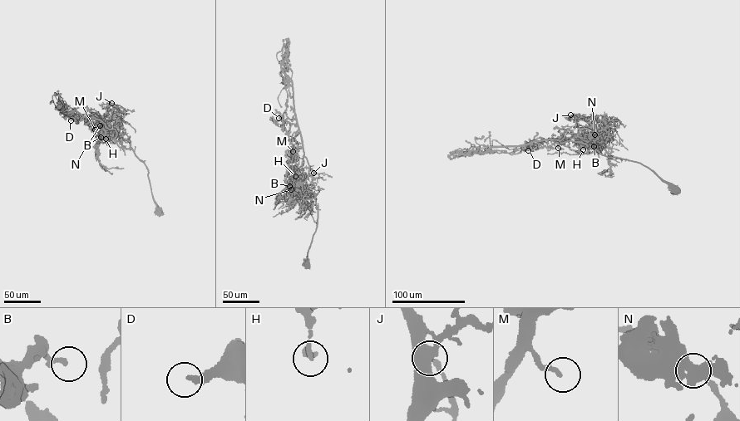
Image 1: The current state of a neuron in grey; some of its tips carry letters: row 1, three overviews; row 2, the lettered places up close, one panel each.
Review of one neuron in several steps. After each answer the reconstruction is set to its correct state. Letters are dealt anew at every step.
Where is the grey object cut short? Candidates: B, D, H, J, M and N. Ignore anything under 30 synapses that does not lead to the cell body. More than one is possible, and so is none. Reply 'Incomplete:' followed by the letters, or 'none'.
Incomplete: D

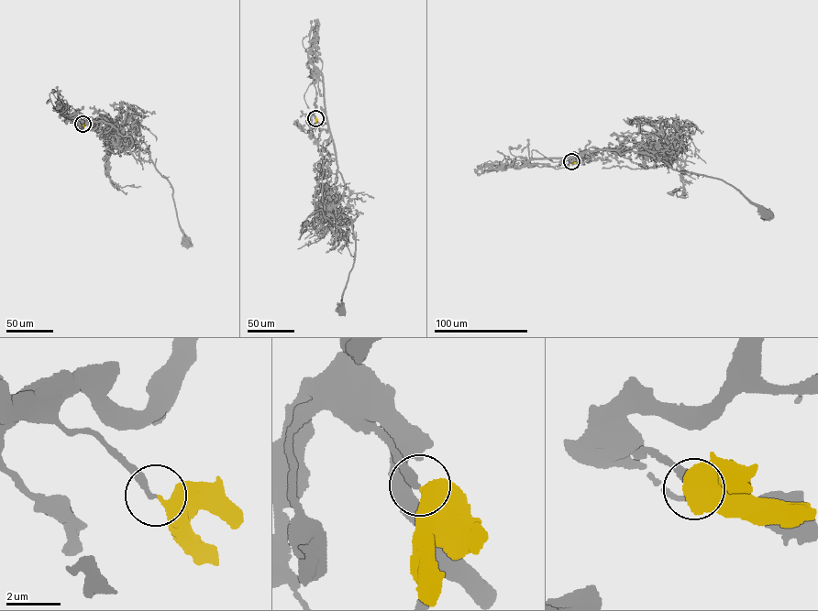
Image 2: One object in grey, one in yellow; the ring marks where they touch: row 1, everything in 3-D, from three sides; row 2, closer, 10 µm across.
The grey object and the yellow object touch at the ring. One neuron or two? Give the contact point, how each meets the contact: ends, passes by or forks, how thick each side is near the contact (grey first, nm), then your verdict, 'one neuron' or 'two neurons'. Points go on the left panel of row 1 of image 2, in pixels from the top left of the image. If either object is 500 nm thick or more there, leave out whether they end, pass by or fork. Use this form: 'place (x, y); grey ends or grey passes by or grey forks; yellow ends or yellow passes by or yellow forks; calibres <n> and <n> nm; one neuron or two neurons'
place (82, 124); calibres 260 and 500 nm; one neuron

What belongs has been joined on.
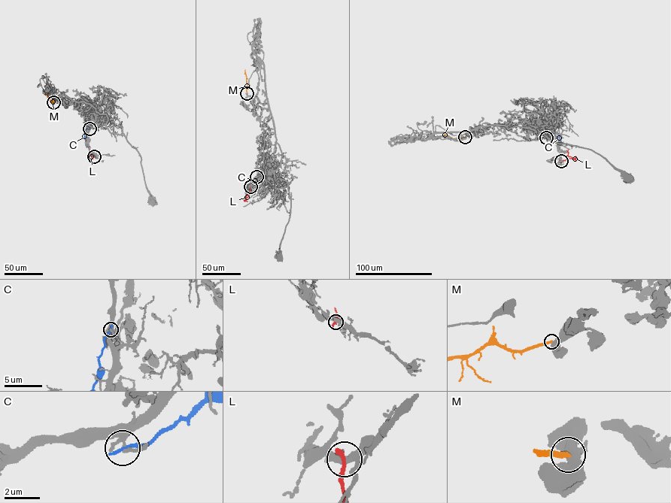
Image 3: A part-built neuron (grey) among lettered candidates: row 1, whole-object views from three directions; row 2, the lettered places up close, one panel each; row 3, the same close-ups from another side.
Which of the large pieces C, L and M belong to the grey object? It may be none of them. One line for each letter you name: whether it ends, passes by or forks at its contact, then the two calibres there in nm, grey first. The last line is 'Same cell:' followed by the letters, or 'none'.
Same cell: none

